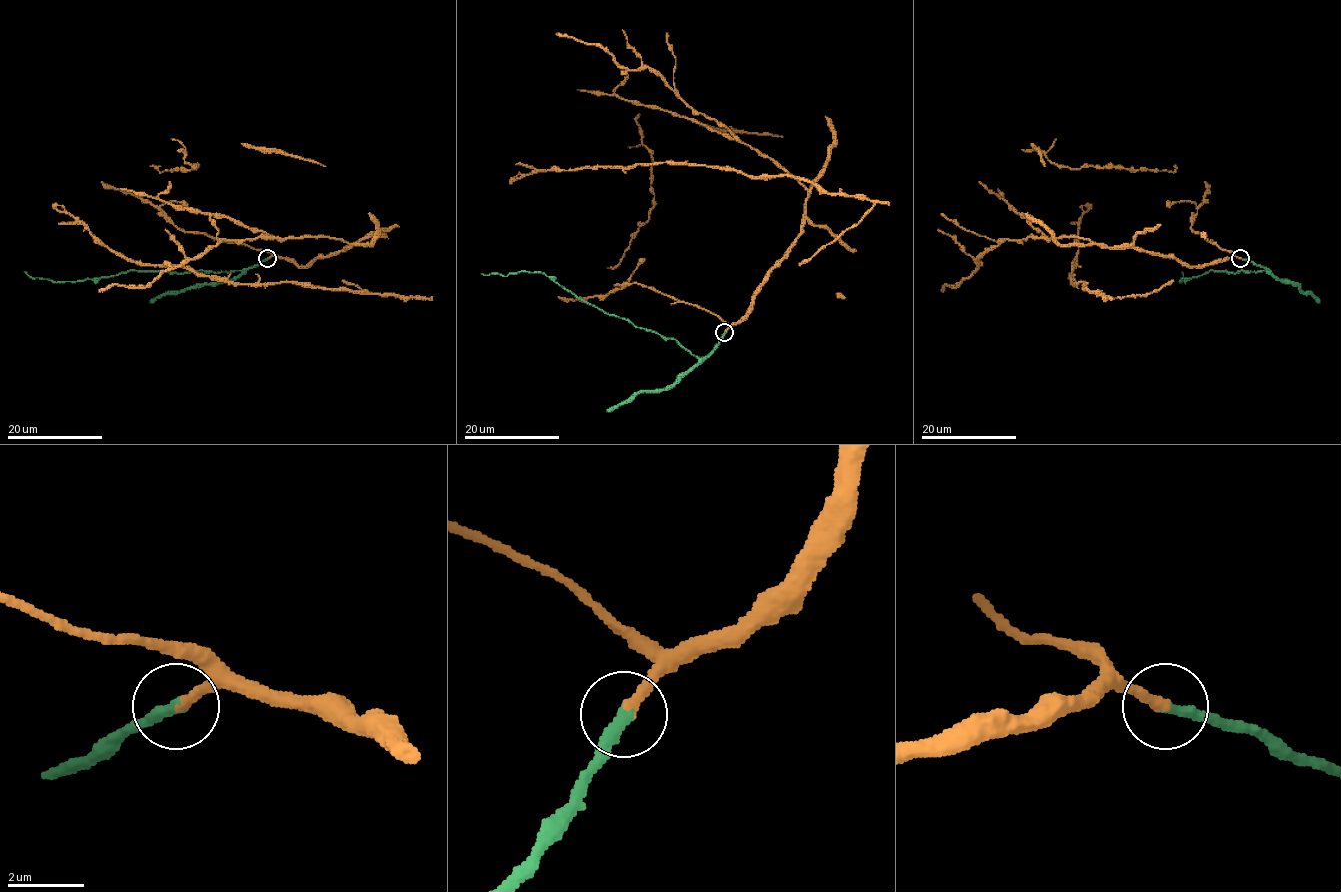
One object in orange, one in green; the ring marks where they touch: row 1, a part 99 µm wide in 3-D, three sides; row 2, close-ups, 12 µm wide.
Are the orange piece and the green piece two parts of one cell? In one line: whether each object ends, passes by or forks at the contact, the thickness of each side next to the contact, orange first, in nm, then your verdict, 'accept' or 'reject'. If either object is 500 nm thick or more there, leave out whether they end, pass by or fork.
orange ends | green ends | 300/360 nm | accept

